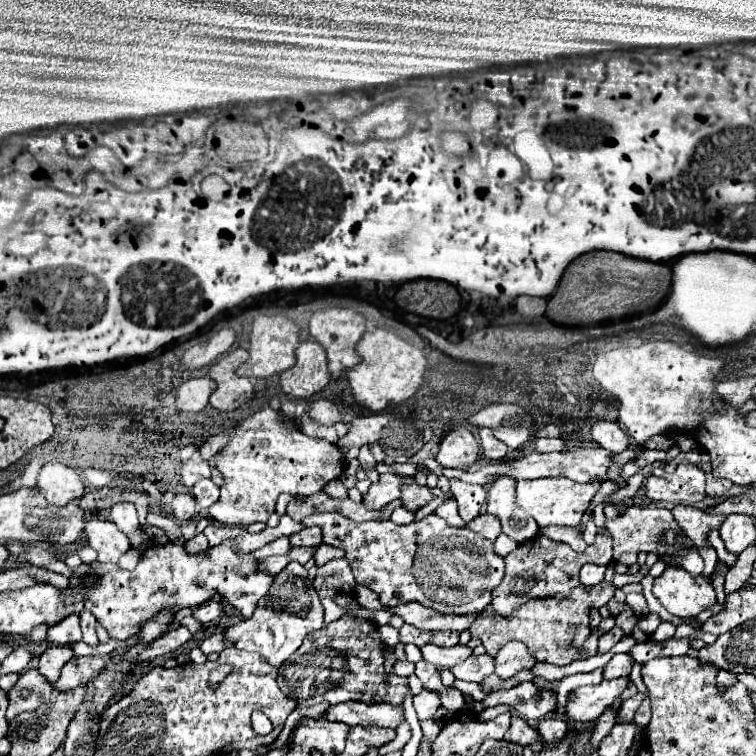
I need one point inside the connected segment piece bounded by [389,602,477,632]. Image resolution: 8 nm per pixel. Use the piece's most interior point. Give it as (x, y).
(413, 613)

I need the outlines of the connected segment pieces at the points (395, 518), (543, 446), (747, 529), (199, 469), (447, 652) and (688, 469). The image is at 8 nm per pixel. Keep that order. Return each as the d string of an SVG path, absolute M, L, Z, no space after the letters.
M398 507L391 514L390 520L397 525L411 524L415 520L415 514L403 510L403 507Z
M537 438L537 440L533 440L533 448L537 452L545 454L545 452L563 452L567 446L559 438Z
M729 514L719 532L725 548L733 554L741 554L747 546L755 544L755 518L745 514Z
M195 452L189 460L185 460L181 464L181 480L187 488L191 488L195 482L199 482L201 478L209 478L211 476L211 468L209 462L205 462L201 458L199 452Z
M427 644L421 648L421 654L423 654L425 662L431 662L435 666L455 666L455 664L461 664L463 660L467 660L473 654L473 650L467 646L461 646L461 644L451 646L451 648Z
M681 460L673 474L661 478L649 476L645 480L645 494L655 502L692 505L706 497L706 477L701 468Z

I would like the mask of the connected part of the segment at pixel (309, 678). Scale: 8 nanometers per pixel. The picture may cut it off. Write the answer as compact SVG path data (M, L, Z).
M349 614L321 630L311 632L303 640L301 648L291 654L291 658L287 658L287 662L283 662L279 668L279 688L299 706L313 706L319 702L341 704L347 700L359 700L365 704L401 704L403 696L409 690L407 678L391 674L391 684L385 684L385 658L379 646L379 632L365 636Z

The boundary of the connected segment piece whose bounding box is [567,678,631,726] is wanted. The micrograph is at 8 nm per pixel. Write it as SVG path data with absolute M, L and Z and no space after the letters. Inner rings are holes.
M629 678L603 680L597 686L583 686L573 692L567 702L567 720L577 722L581 726L587 720L599 718L607 706L613 704L621 696L621 692L629 686Z

